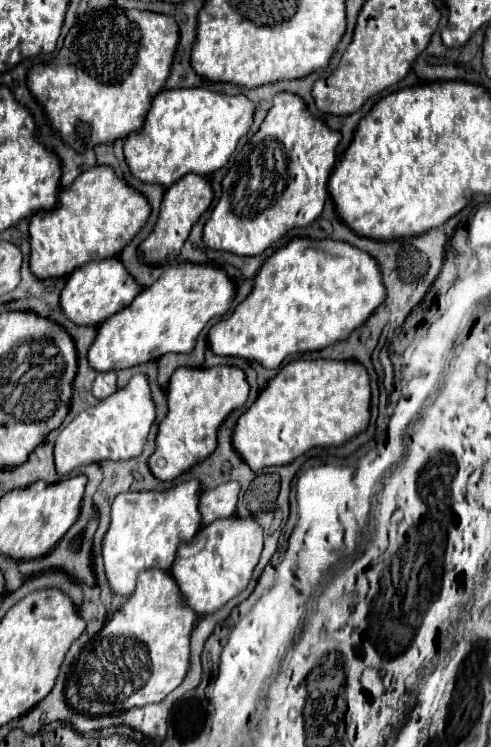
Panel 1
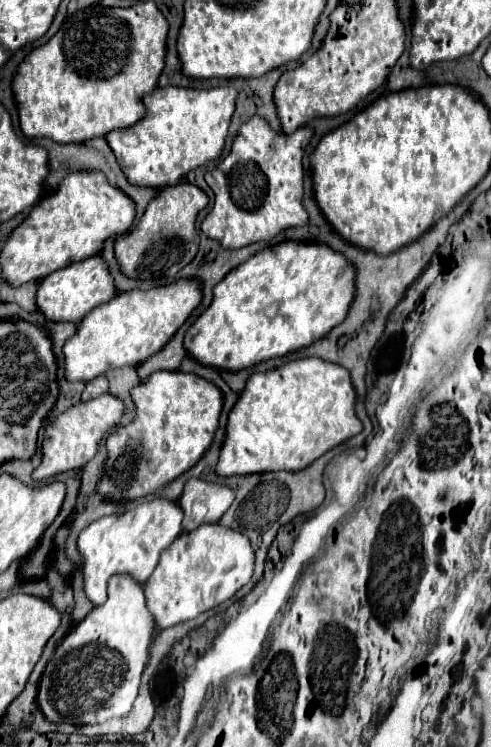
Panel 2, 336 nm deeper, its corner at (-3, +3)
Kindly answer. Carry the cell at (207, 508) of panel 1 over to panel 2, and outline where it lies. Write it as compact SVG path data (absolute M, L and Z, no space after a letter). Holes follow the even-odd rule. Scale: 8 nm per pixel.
M188 479L188 483L184 485L184 491L178 499L178 505L184 511L182 529L192 531L198 527L198 521L192 515L192 507L198 501L206 505L204 523L216 523L226 513L226 509L232 505L232 497L234 497L234 493L226 485L208 483L202 479Z

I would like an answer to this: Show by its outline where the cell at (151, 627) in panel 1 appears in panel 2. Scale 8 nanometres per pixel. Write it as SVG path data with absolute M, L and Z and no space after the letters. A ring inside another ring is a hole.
M112 575L108 601L94 607L56 647L38 683L38 707L52 723L96 725L132 711L148 649L156 635L144 605L144 587L128 575ZM92 657L92 663L88 661Z

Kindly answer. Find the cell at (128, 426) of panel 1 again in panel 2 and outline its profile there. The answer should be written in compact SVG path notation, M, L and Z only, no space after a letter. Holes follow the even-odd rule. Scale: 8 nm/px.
M110 393L100 395L86 403L78 403L70 407L68 411L60 413L56 421L46 427L44 441L42 441L42 463L34 469L32 477L40 481L40 479L54 477L58 473L64 473L64 471L82 469L96 455L98 443L104 437L104 433L114 429L120 423L122 415L124 415L124 403Z

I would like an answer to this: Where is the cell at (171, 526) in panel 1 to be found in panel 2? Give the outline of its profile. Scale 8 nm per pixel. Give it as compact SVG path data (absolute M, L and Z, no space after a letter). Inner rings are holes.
M152 499L140 503L136 509L126 511L124 515L110 515L90 523L78 535L78 549L82 555L82 573L84 573L84 593L94 603L100 605L106 601L106 583L116 573L132 575L138 583L144 583L160 553L182 533L182 513L174 501Z

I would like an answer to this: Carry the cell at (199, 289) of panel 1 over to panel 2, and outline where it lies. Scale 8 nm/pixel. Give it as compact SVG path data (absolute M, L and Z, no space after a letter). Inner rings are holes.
M178 279L176 283L148 291L134 289L116 293L108 305L92 309L92 313L80 321L76 333L64 343L64 377L68 381L88 383L98 375L104 375L108 369L140 365L170 341L170 337L184 325L200 301L202 291L192 279Z

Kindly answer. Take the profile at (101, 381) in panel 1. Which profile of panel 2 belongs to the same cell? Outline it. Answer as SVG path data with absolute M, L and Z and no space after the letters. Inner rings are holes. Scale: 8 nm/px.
M96 377L96 379L86 383L86 389L82 391L82 401L96 399L96 397L100 397L104 393L108 393L108 379L106 377Z

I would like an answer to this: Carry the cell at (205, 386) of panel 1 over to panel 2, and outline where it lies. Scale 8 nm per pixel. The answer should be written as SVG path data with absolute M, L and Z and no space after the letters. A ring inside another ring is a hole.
M184 371L152 373L152 377L132 389L132 401L136 417L106 439L108 459L102 467L102 479L96 485L96 491L110 503L146 497L194 467L212 443L222 409L220 389Z

